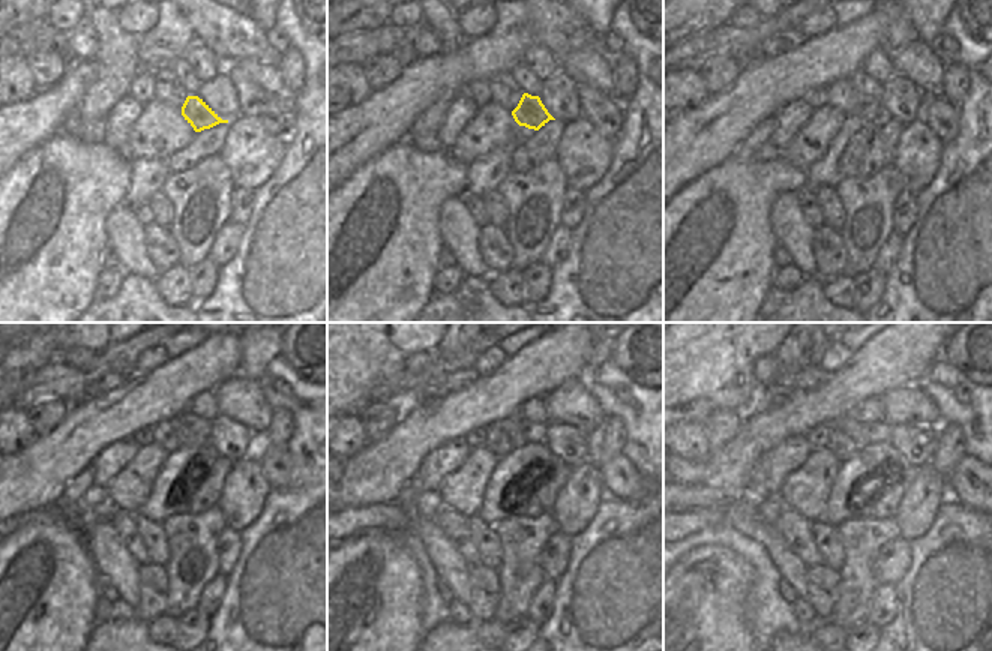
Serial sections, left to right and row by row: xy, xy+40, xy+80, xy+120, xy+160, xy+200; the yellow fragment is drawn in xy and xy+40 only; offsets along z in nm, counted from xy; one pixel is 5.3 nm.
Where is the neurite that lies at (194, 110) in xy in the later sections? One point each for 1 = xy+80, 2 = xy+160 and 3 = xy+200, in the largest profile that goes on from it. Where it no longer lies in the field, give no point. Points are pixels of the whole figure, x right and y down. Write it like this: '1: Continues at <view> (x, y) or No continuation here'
1: Continues at xy+80 (871, 110)
2: Continues at xy+160 (512, 426)
3: Continues at xy+200 (847, 425)

